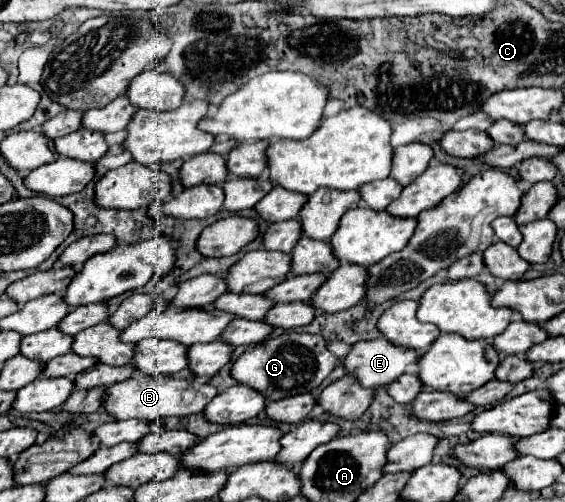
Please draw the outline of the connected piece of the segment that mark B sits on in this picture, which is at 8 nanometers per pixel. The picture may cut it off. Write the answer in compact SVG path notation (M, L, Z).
M182 369L180 373L174 373L174 375L156 375L156 377L148 377L146 373L136 373L130 379L106 389L104 409L114 419L134 417L134 419L160 421L174 415L184 417L192 413L202 413L216 395L218 395L216 387L212 383L200 383L190 369Z

